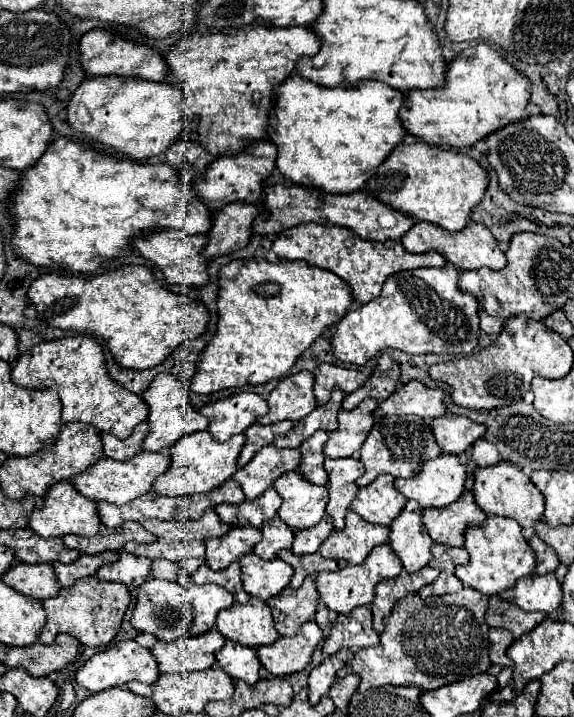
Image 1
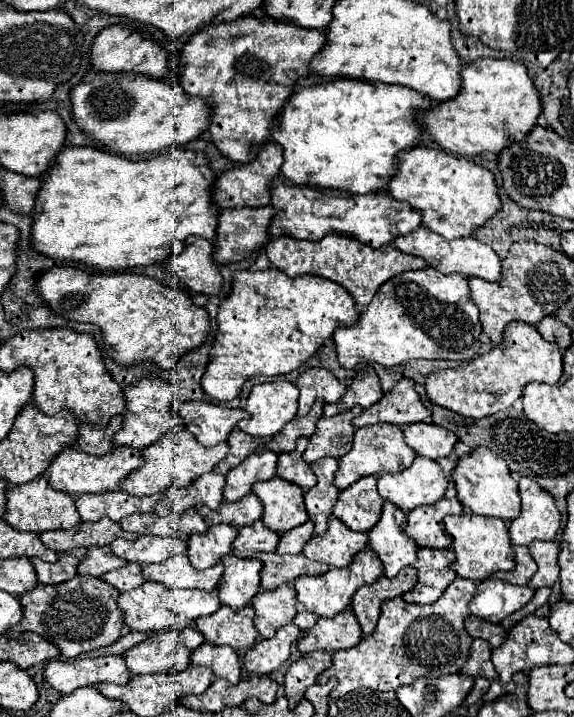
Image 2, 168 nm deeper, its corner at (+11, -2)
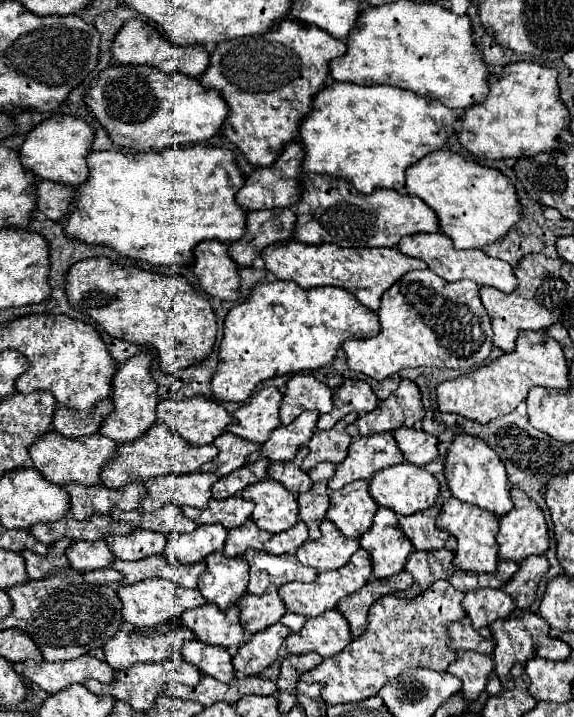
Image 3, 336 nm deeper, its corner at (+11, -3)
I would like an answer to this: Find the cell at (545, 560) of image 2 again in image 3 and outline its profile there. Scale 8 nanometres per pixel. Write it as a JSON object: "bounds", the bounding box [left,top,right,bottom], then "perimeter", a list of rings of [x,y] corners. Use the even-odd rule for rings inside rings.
{"bounds":[503,556,549,608],"perimeter":[[[527,556],[525,560],[521,560],[519,570],[513,574],[509,584],[503,586],[503,590],[509,592],[511,598],[515,598],[517,608],[527,608],[533,604],[539,584],[547,572],[549,562],[545,556]]]}

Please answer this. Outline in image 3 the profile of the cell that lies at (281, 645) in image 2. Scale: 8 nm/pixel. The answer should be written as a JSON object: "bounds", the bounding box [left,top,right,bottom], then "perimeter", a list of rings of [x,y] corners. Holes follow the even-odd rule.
{"bounds":[233,622,291,676],"perimeter":[[[281,622],[265,628],[263,632],[257,632],[245,644],[241,644],[237,654],[233,656],[235,670],[247,676],[261,674],[267,666],[275,662],[277,652],[289,634],[291,630],[285,628]]]}

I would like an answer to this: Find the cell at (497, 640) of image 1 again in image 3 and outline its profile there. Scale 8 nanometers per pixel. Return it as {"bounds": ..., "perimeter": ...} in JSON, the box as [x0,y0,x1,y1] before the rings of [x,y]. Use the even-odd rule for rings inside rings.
{"bounds":[447,652,493,700],"perimeter":[[[457,652],[457,662],[453,662],[447,672],[463,680],[461,694],[467,700],[477,700],[493,672],[493,658],[479,652]]]}

